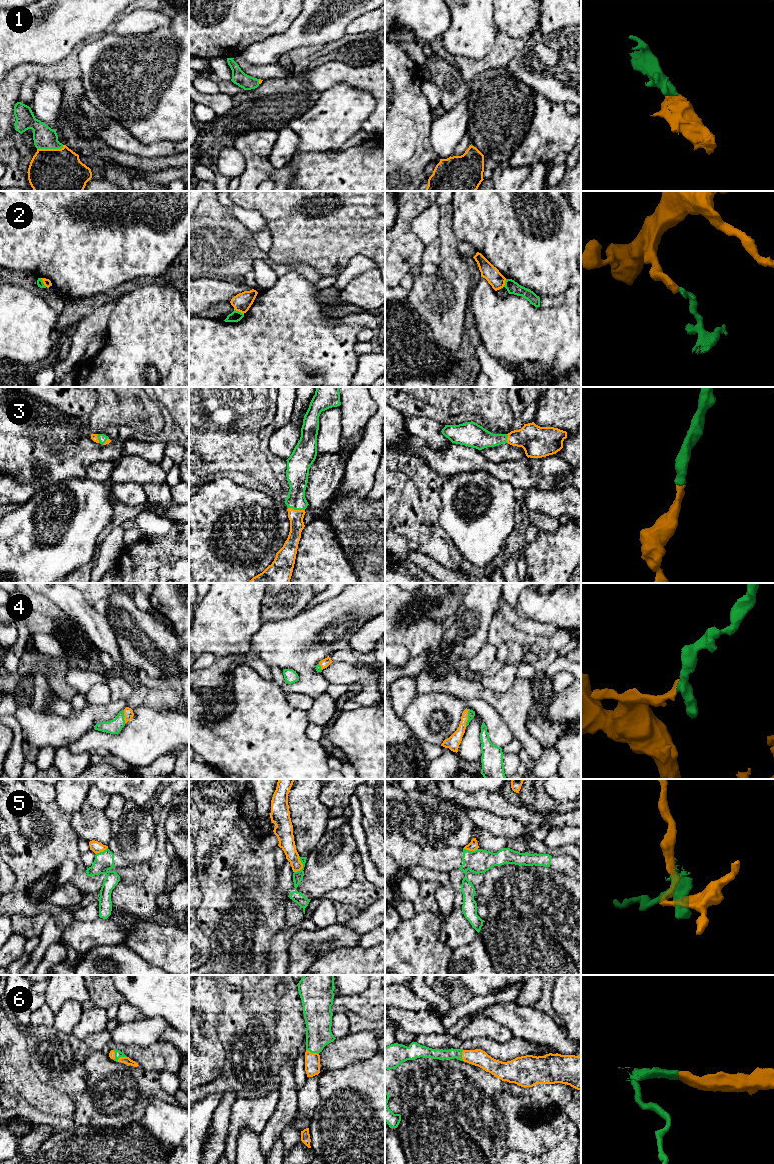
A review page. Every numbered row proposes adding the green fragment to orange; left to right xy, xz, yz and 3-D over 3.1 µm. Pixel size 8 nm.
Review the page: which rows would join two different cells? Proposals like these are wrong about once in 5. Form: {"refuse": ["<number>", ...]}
{"refuse": ["2", "5"]}

